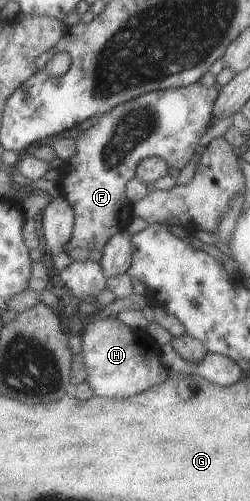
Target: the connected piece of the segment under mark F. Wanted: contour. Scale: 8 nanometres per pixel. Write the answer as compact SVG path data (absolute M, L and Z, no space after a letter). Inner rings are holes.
M196 81L188 86L150 91L98 115L97 122L76 138L74 156L64 161L58 170L60 194L73 210L72 232L61 250L68 254L72 248L87 248L100 253L113 234L124 231L133 214L131 204L126 200L125 184L135 176L137 164L142 159L157 156L166 162L171 173L180 171L193 158L192 153L198 139L208 128L216 97L217 90L214 85L206 88Z

